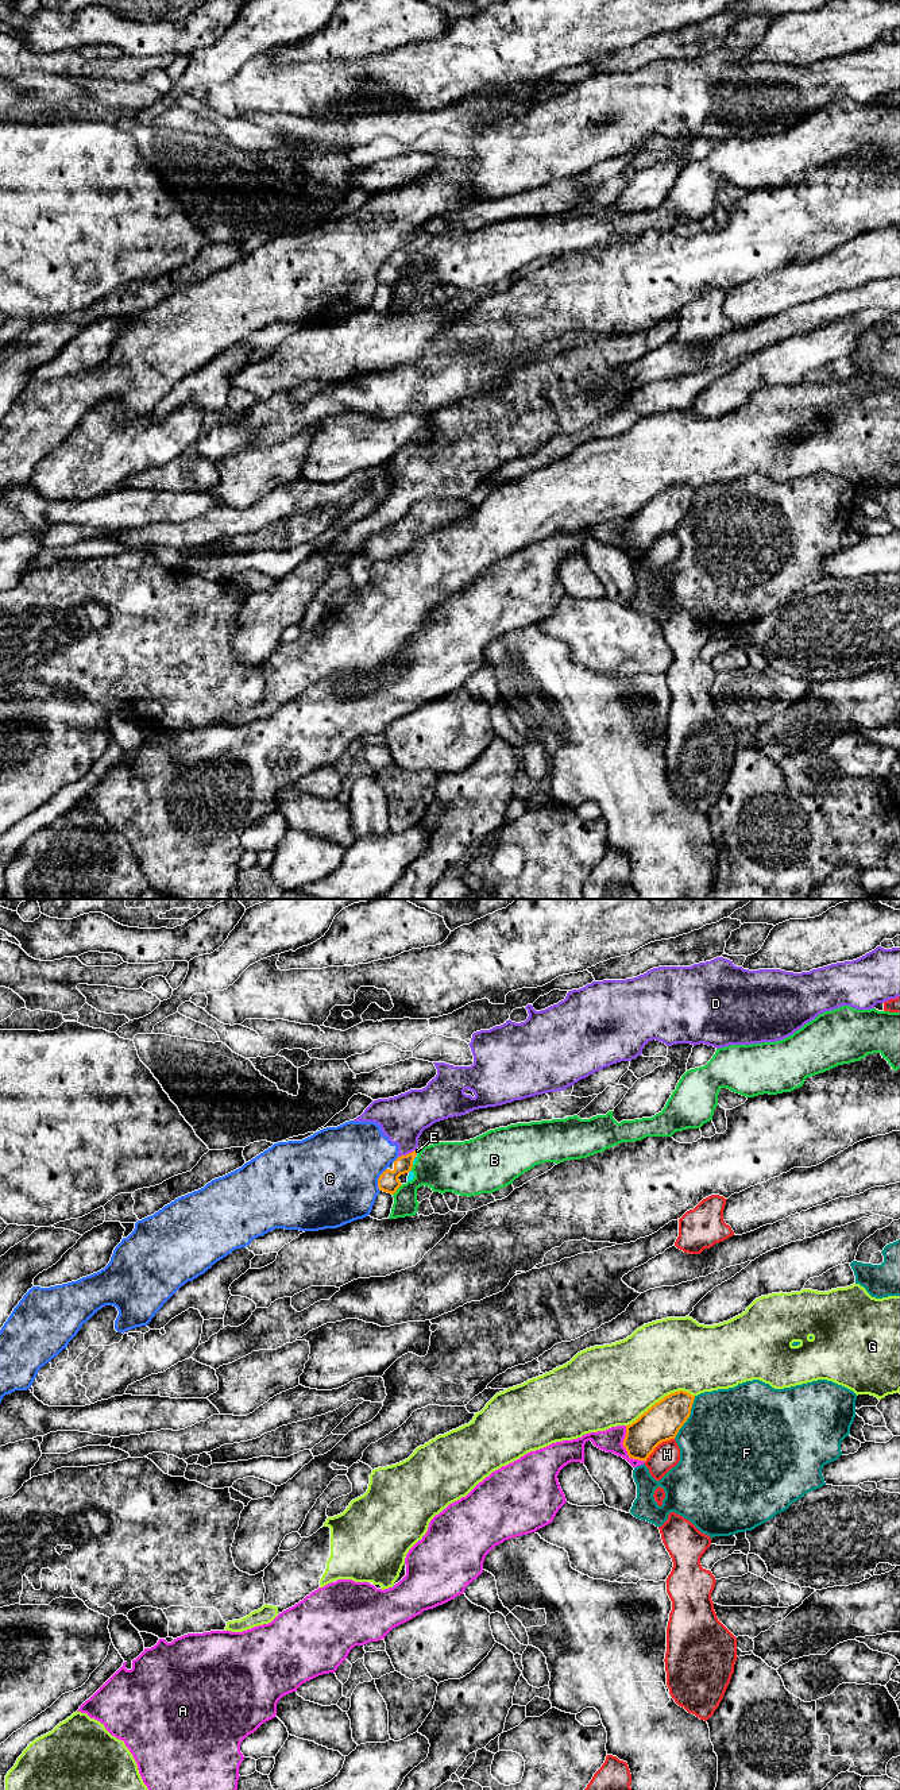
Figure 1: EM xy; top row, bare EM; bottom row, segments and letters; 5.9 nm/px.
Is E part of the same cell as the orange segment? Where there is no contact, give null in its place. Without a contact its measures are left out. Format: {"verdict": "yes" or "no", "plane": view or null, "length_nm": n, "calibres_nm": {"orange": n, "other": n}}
{"verdict": "yes", "plane": "xy", "length_nm": 90, "calibres_nm": {"orange": 120, "other": 20}}

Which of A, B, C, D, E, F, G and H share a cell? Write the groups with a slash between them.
A / B / C D / E / F / G / H

